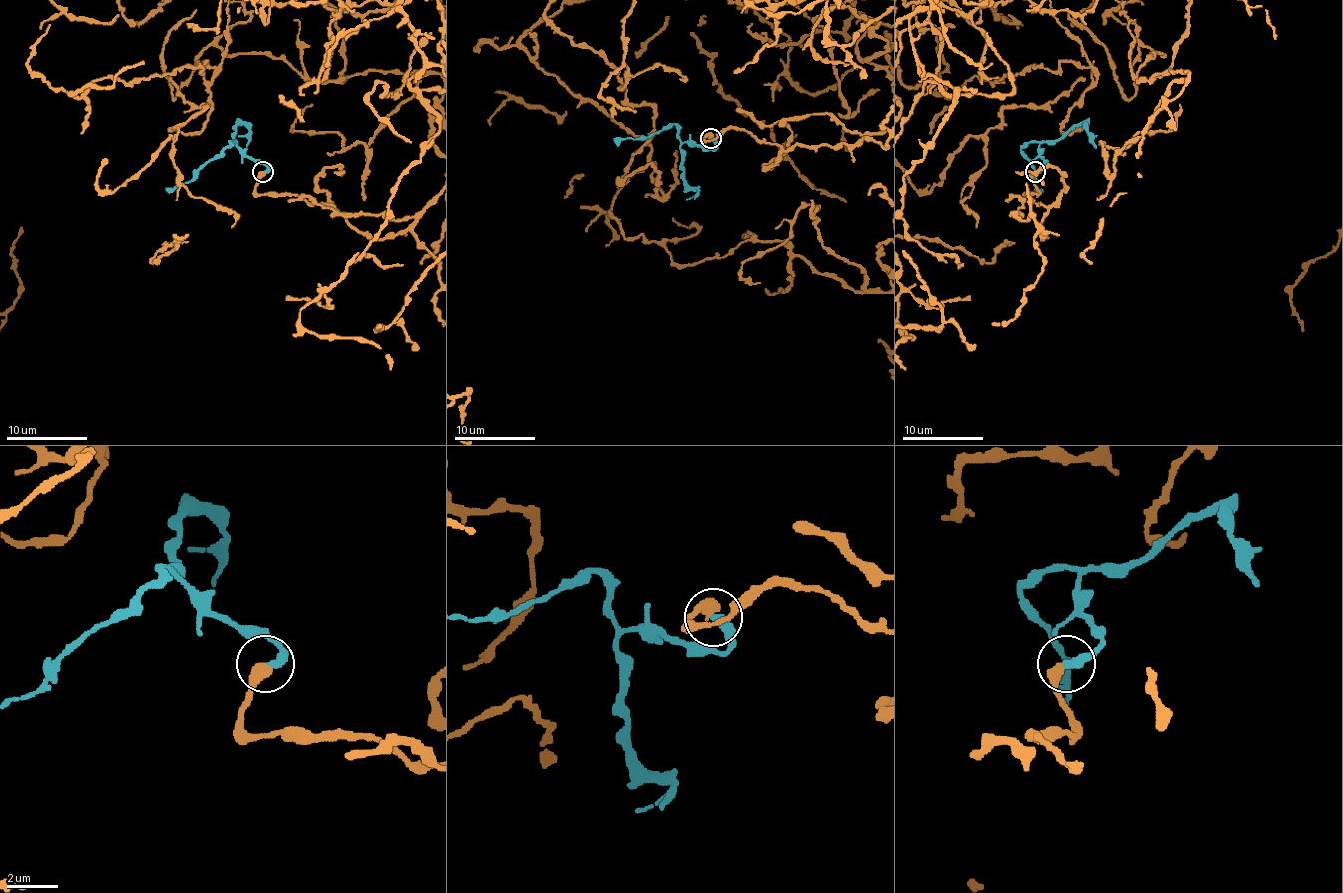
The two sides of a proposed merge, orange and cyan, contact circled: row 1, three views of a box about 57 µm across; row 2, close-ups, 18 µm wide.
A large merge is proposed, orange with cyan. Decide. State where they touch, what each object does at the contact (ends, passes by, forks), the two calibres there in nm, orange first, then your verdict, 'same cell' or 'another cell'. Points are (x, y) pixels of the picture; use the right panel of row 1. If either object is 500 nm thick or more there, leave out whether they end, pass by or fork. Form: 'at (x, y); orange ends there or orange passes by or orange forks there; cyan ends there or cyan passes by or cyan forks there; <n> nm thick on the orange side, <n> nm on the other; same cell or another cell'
at (1035, 172); orange ends there; cyan ends there; 460 nm thick on the orange side, 340 nm on the other; same cell

